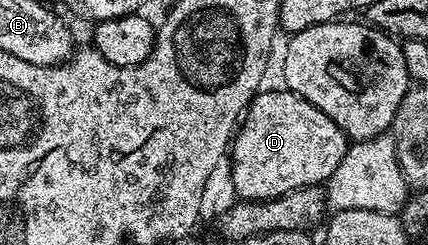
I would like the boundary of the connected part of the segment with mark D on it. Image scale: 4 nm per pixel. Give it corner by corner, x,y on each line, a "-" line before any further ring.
278,89
256,94
229,147
234,197
244,202
264,202
285,192
326,184
337,172
349,145
347,133
337,128
321,108
313,108
309,100
289,89

